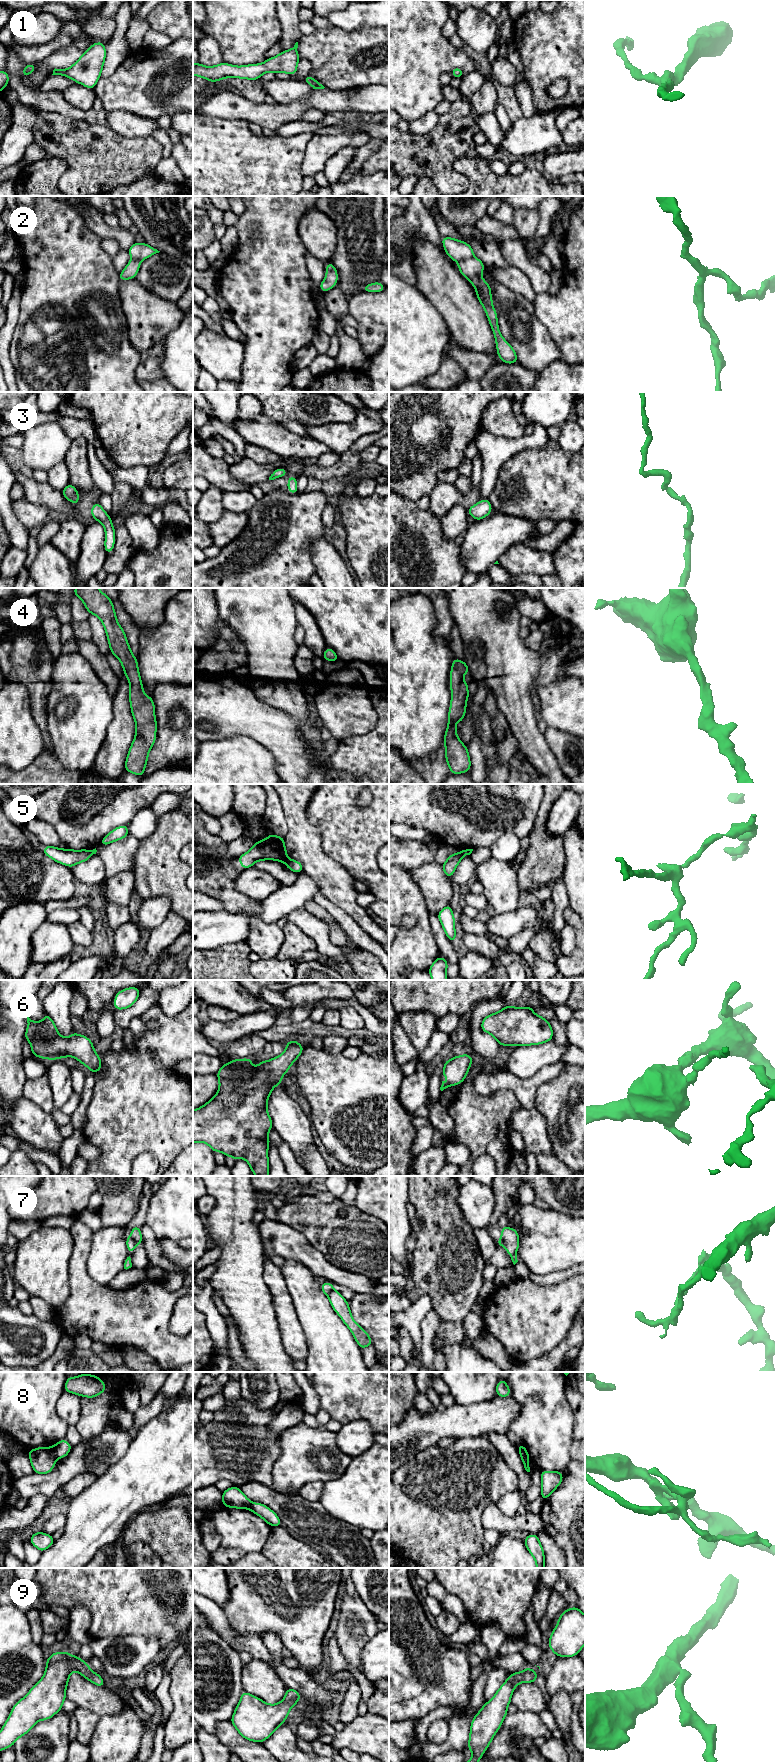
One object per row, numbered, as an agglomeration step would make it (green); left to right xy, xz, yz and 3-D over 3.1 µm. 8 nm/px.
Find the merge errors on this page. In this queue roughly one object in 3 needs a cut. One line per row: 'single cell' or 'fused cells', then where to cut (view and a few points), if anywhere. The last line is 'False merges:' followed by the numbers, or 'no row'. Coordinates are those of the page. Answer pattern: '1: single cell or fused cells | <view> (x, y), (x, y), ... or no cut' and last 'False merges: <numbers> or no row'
1: single cell | no cut
2: fused cells | yz (473, 257), (458, 262)
3: single cell | no cut
4: single cell | no cut
5: fused cells | xz (287, 858), (284, 861)
6: single cell | no cut
7: fused cells | xy (130, 1236), (136, 1245)
8: fused cells | yz (518, 1448), (528, 1458)
9: single cell | no cut
False merges: 2, 5, 7, 8

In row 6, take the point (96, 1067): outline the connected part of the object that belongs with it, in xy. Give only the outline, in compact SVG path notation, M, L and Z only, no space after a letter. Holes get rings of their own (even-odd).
M47 1013L40 1022L27 1016L27 1023L24 1038L30 1042L33 1056L52 1061L71 1056L94 1074L100 1071L101 1057L95 1052L94 1045L87 1036L79 1035L74 1030L69 1038L61 1036Z

